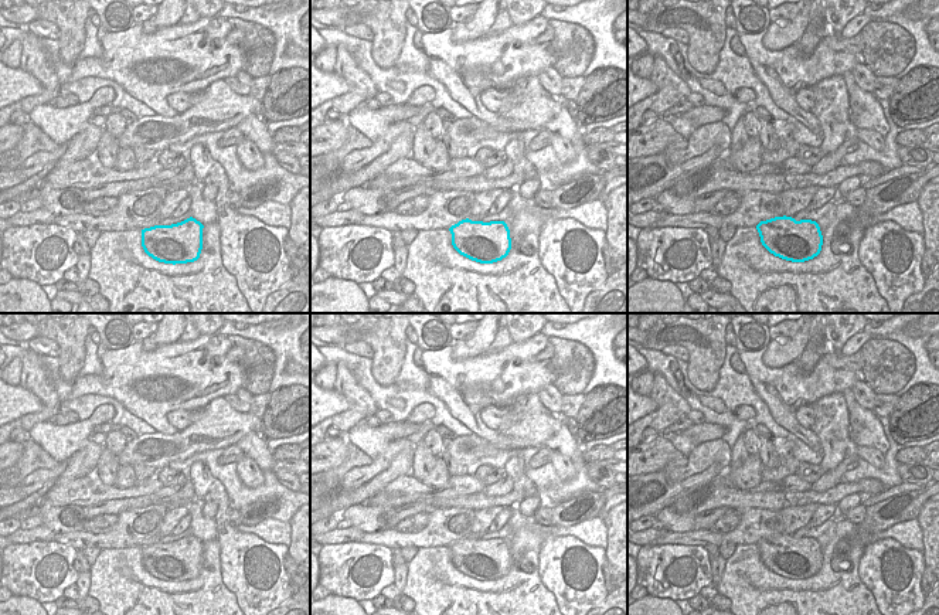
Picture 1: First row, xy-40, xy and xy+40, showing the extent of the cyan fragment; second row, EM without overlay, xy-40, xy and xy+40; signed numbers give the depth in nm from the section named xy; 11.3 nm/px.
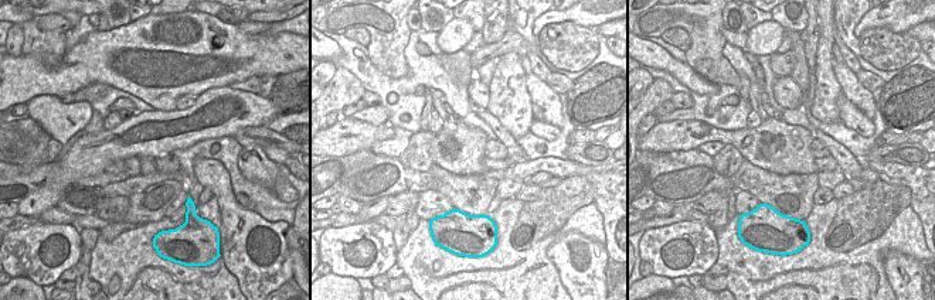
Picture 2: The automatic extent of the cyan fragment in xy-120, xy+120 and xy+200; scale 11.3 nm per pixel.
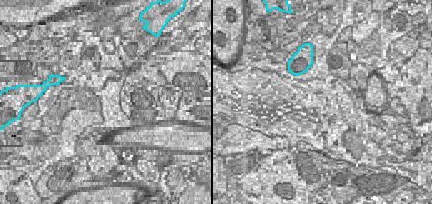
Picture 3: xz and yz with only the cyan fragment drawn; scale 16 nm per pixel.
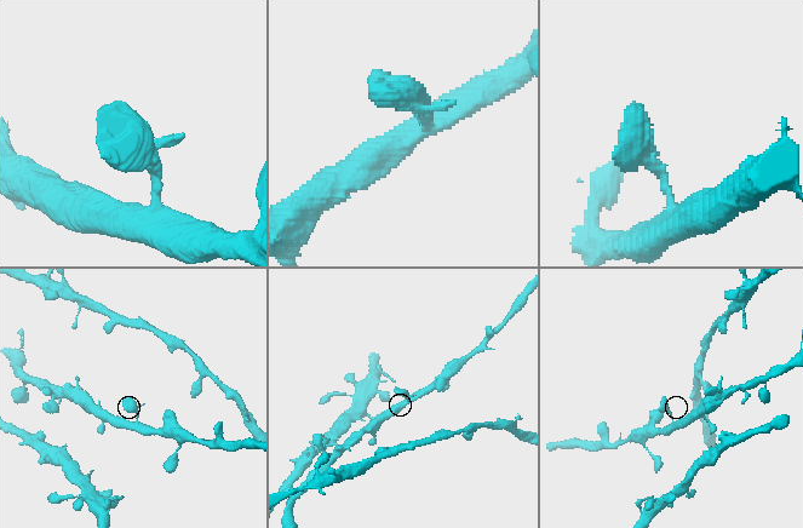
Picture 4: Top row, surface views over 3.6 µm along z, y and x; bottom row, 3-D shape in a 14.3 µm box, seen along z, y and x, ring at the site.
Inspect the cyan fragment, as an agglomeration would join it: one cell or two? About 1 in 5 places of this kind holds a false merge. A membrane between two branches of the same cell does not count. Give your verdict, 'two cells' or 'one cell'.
one cell

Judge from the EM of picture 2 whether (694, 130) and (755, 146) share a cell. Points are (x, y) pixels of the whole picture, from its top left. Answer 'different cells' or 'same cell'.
same cell

